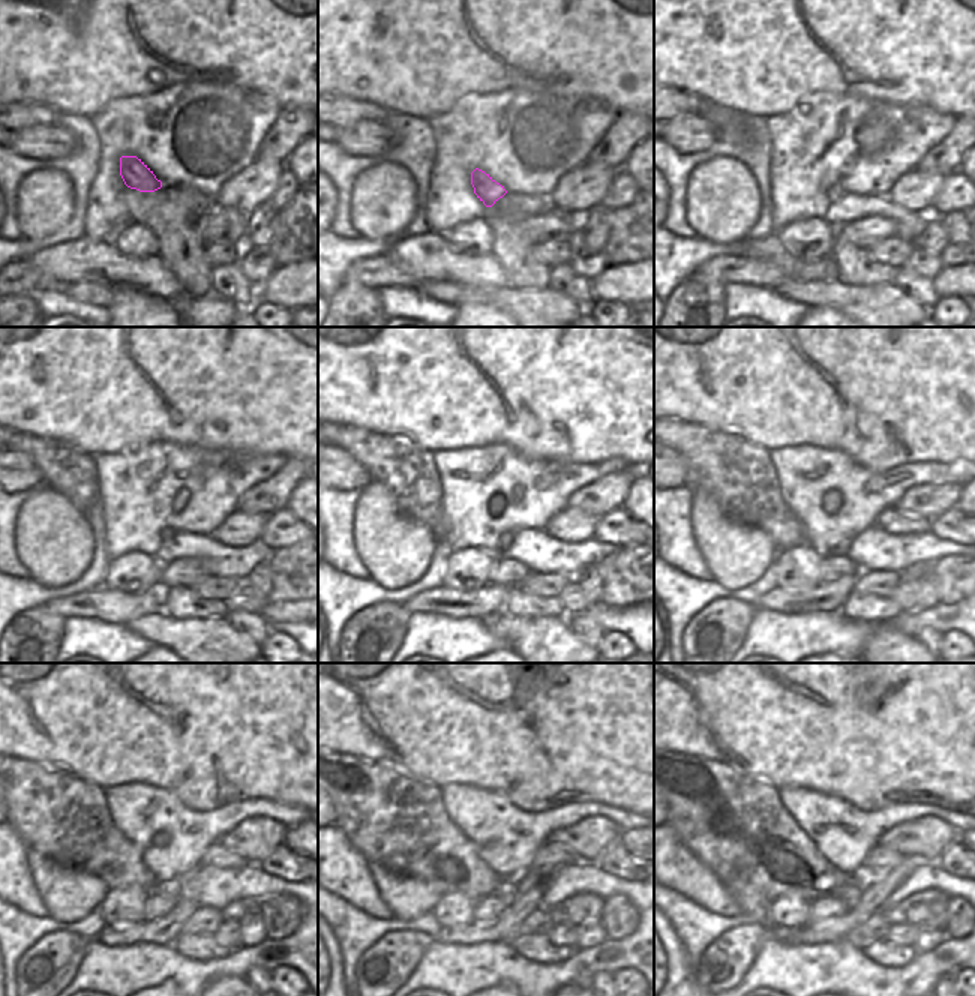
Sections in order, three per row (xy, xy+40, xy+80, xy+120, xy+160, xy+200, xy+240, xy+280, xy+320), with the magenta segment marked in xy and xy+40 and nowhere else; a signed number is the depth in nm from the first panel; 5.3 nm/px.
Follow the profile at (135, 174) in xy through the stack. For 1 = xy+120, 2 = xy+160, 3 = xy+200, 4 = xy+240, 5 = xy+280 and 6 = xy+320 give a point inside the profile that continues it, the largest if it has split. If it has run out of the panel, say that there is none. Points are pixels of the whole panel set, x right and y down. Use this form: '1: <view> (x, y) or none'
1: xy+120 (165, 534)
2: xy+160 (506, 539)
3: xy+200 (839, 551)
4: xy+240 (171, 887)
5: xy+280 (507, 891)
6: xy+320 (849, 894)

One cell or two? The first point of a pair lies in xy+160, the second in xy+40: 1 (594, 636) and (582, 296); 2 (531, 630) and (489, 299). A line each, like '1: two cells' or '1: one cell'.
1: one cell
2: one cell

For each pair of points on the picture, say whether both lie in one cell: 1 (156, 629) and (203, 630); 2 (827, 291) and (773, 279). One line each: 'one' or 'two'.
1: one
2: two

